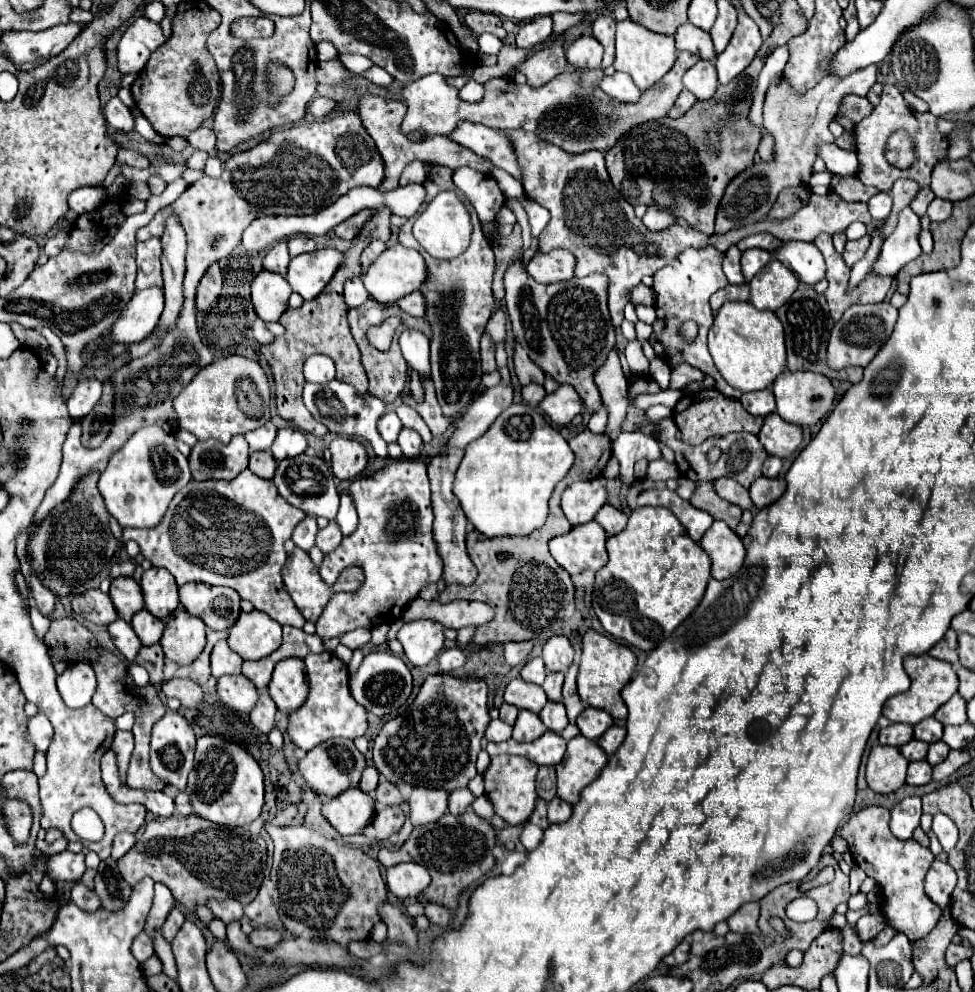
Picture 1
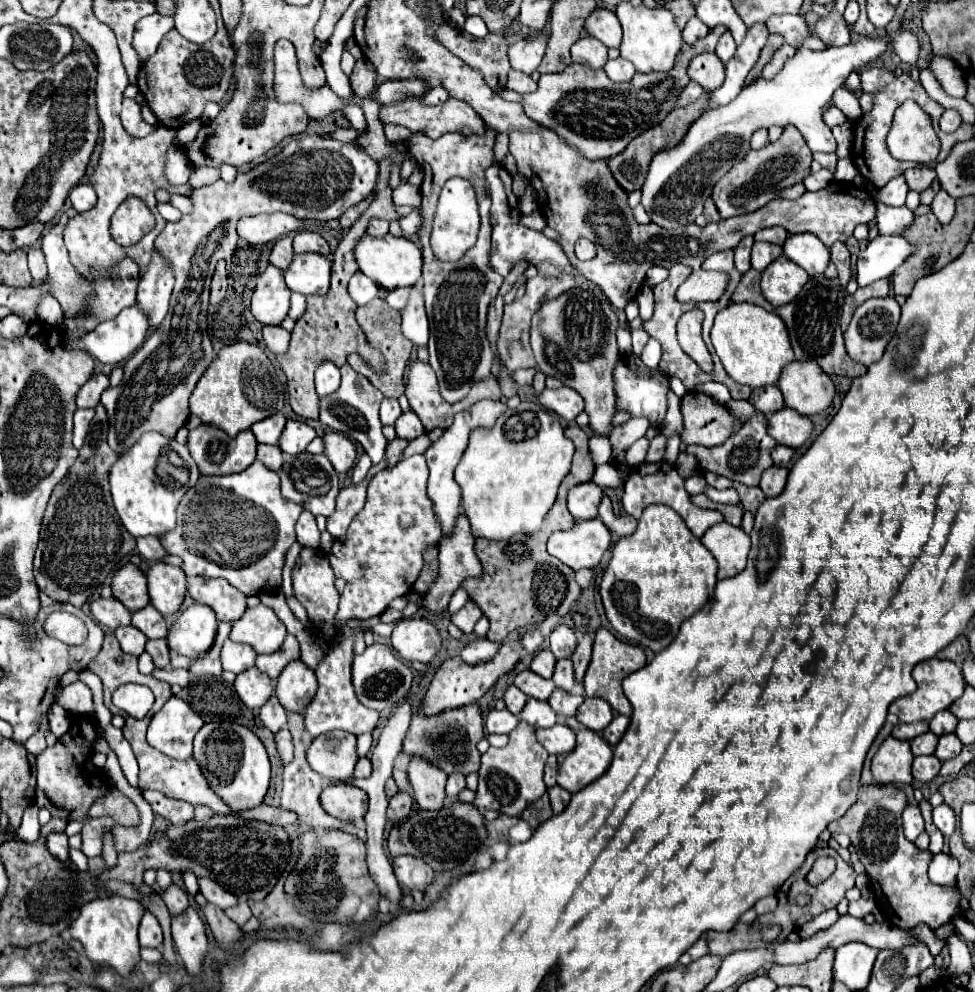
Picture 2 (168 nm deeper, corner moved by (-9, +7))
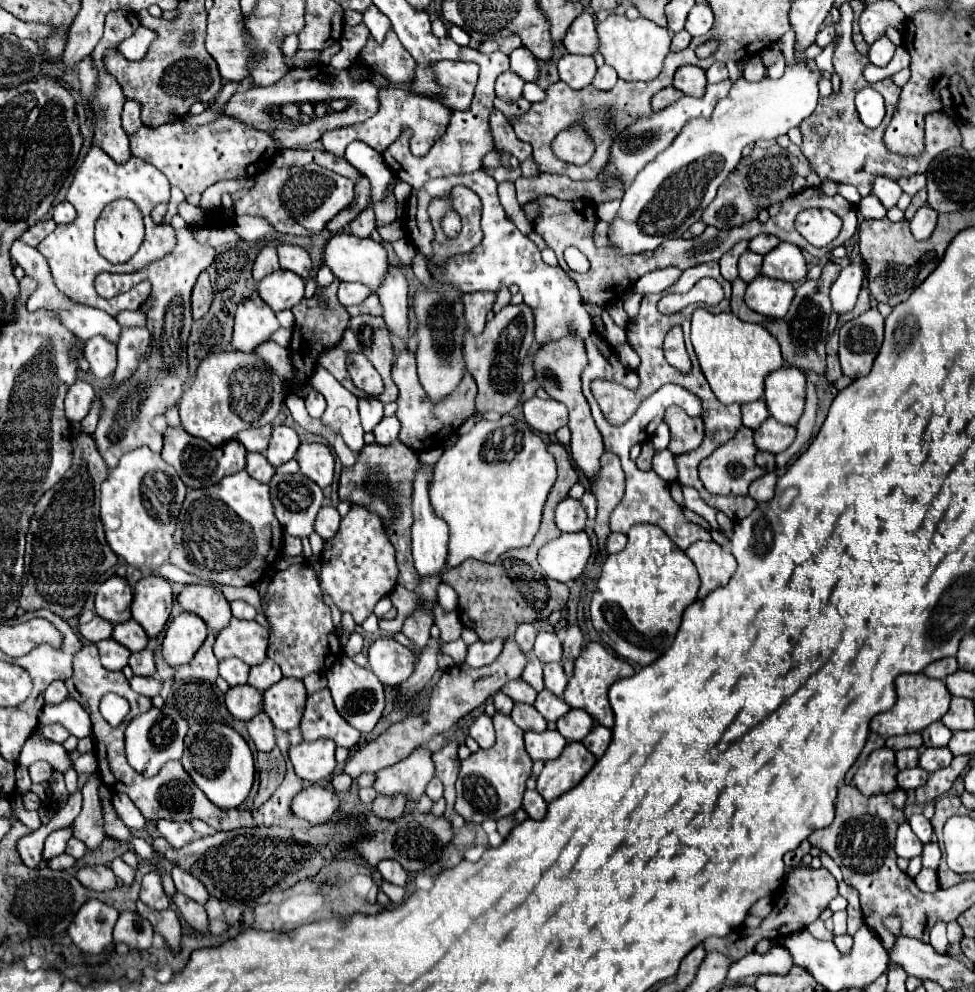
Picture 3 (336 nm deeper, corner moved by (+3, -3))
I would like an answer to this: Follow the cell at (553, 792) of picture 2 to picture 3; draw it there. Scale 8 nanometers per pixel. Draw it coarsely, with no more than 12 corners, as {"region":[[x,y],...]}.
{"region":[[526,790],[522,808],[532,820],[546,816],[548,804],[536,790]]}

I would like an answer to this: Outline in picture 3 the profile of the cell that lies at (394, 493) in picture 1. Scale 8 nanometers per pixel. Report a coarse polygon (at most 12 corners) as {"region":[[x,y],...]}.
{"region":[[352,506],[322,550],[322,590],[362,624],[396,586],[378,514]]}

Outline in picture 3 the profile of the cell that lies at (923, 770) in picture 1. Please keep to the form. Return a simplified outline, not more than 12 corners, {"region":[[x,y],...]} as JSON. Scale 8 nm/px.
{"region":[[922,768],[898,772],[898,786],[916,790],[928,780]]}

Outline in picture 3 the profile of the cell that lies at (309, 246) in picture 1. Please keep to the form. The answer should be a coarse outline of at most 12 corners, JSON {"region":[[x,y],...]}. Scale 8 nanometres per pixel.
{"region":[[278,246],[282,270],[310,276],[312,262],[304,248]]}

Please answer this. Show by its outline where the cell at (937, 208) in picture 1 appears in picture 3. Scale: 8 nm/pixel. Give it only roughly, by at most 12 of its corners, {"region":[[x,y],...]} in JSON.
{"region":[[930,206],[914,214],[912,236],[926,240],[934,232],[936,210]]}

